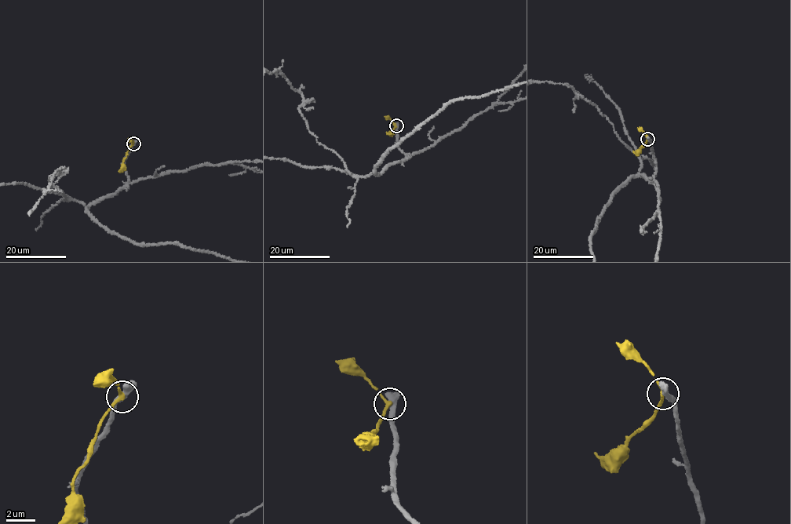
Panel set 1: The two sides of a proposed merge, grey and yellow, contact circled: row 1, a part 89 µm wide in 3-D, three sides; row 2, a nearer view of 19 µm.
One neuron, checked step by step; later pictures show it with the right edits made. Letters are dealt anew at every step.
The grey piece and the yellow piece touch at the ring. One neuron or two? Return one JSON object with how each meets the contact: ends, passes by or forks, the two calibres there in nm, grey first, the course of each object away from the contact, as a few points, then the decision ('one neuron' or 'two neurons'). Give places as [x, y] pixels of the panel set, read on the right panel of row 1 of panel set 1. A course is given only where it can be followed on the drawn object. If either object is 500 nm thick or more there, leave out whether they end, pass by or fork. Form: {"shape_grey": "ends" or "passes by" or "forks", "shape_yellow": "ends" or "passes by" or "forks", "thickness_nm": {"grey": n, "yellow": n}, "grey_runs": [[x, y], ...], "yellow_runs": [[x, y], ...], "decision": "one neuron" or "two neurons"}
{"thickness_nm": {"grey": 600, "yellow": 200}, "grey_runs": [[647, 139], [656, 166], [652, 178], [639, 174], [636, 149], [617, 108], [595, 82], [584, 80], [586, 78]], "yellow_runs": [[647, 139], [647, 144], [635, 154]], "decision": "two neurons"}

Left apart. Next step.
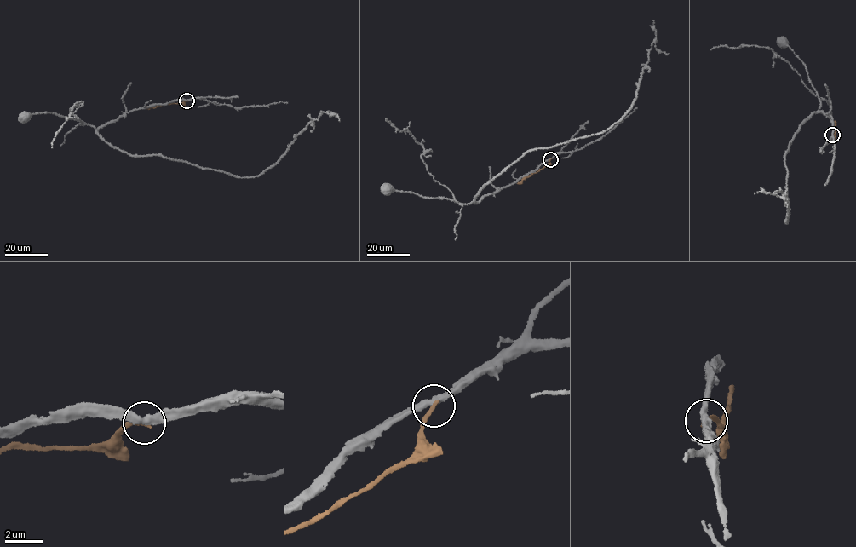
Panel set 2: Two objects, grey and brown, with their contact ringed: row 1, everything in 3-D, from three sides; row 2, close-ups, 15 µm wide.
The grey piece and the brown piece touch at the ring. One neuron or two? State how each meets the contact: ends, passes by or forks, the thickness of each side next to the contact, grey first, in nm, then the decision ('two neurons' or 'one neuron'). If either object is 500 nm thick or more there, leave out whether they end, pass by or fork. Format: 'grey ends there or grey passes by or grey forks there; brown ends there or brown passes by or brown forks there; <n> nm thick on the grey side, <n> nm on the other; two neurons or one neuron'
grey passes by; brown ends there; 360 nm thick on the grey side, 240 nm on the other; two neurons

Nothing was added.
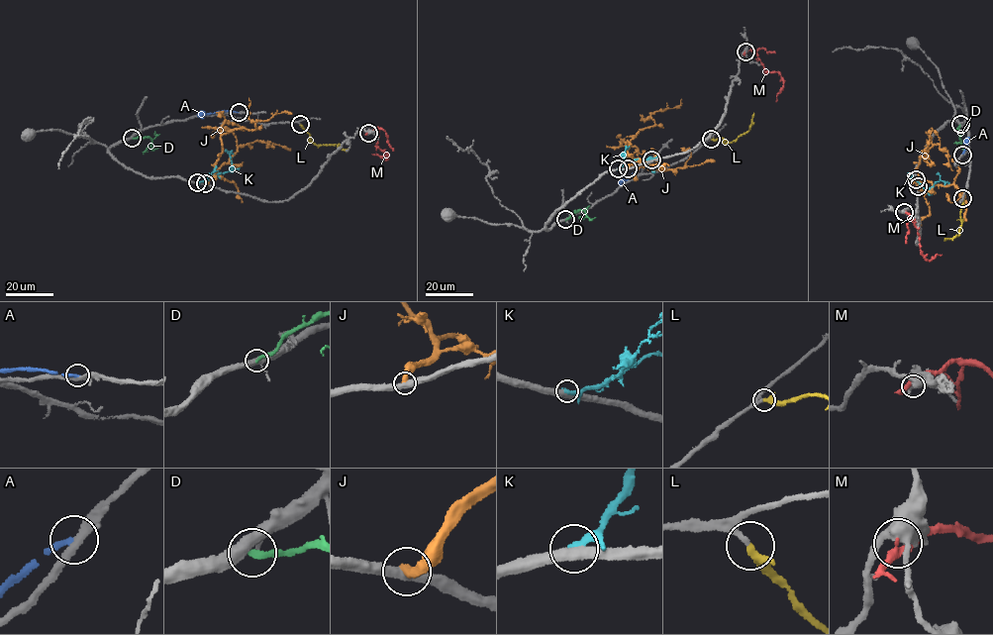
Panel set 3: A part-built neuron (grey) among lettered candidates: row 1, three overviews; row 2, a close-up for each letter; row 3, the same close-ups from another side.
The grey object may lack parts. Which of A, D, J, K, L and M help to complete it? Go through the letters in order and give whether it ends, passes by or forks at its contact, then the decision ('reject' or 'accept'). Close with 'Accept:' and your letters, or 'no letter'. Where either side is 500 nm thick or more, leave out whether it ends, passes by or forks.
A: it ends | reject
D: it ends | reject
J: it ends | reject
K: it ends | reject
L: it ends | accept
M: it passes by | reject
Accept: L

